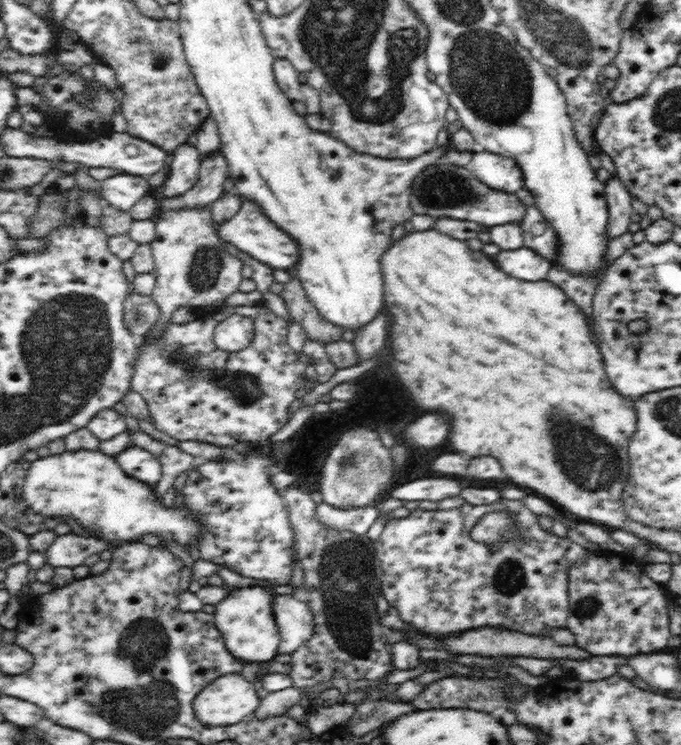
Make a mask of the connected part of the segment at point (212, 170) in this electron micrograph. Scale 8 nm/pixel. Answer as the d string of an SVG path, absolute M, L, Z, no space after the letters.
M221 151L201 159L199 177L195 185L182 196L160 200L158 212L175 211L178 208L208 207L225 191L222 186L229 178L228 163Z

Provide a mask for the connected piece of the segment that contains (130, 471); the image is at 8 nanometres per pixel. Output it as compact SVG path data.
M128 446L115 458L116 463L130 477L155 487L162 476L162 467L154 454L140 446Z

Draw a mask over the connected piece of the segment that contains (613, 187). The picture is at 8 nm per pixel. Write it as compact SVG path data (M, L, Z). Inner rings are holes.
M618 176L605 183L605 199L608 207L607 235L610 239L628 233L632 220L631 194Z

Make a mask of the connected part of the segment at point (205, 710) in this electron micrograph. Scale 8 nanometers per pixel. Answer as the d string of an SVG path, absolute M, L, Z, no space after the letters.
M240 673L215 678L194 698L196 717L208 726L236 724L260 706L256 686Z

